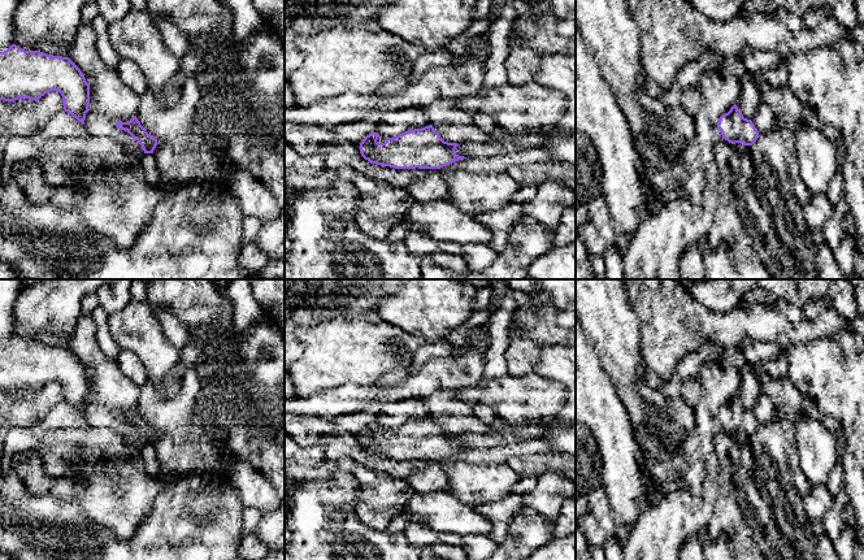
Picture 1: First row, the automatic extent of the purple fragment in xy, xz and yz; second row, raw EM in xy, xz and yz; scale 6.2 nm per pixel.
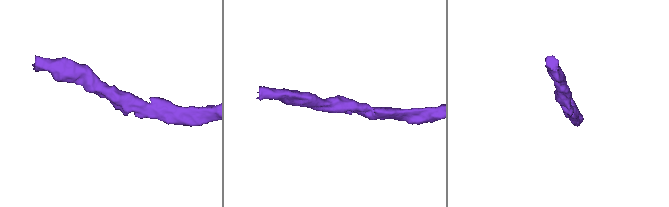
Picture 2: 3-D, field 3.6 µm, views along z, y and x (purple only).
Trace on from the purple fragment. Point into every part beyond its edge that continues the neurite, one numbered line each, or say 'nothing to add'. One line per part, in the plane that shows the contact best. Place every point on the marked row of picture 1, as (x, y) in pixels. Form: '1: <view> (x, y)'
nothing to add

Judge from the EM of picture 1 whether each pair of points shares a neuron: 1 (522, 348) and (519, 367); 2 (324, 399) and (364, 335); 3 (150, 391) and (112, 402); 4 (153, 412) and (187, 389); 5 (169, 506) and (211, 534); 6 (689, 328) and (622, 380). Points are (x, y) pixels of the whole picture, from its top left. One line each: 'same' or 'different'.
1: same
2: different
3: different
4: same
5: same
6: different

